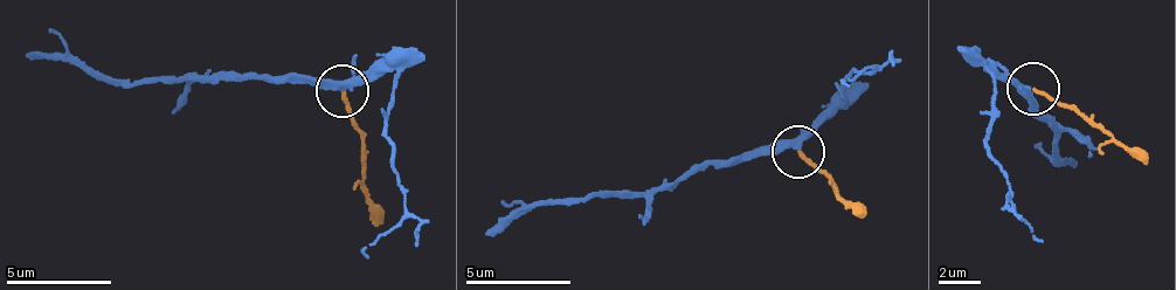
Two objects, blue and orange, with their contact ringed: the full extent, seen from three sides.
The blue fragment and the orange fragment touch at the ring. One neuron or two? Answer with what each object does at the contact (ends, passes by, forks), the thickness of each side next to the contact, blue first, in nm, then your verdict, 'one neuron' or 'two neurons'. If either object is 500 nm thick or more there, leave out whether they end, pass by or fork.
blue passes by; orange ends; calibres 280 and 170 nm; one neuron

